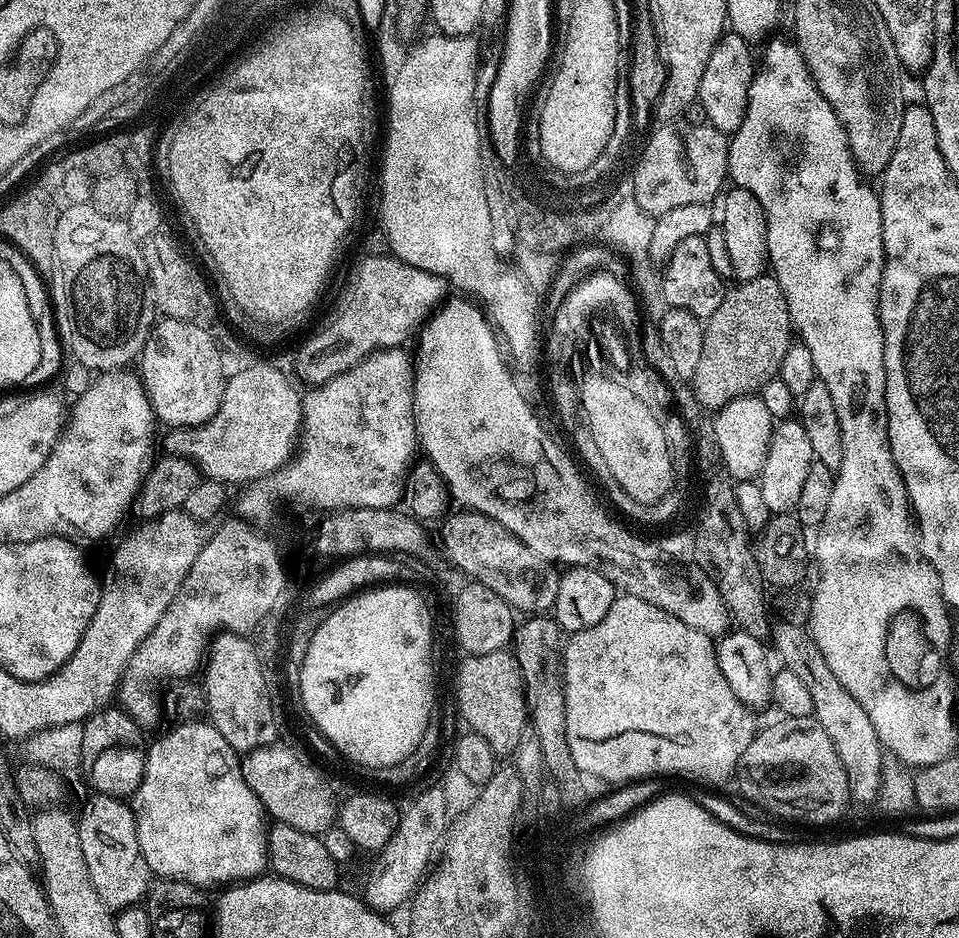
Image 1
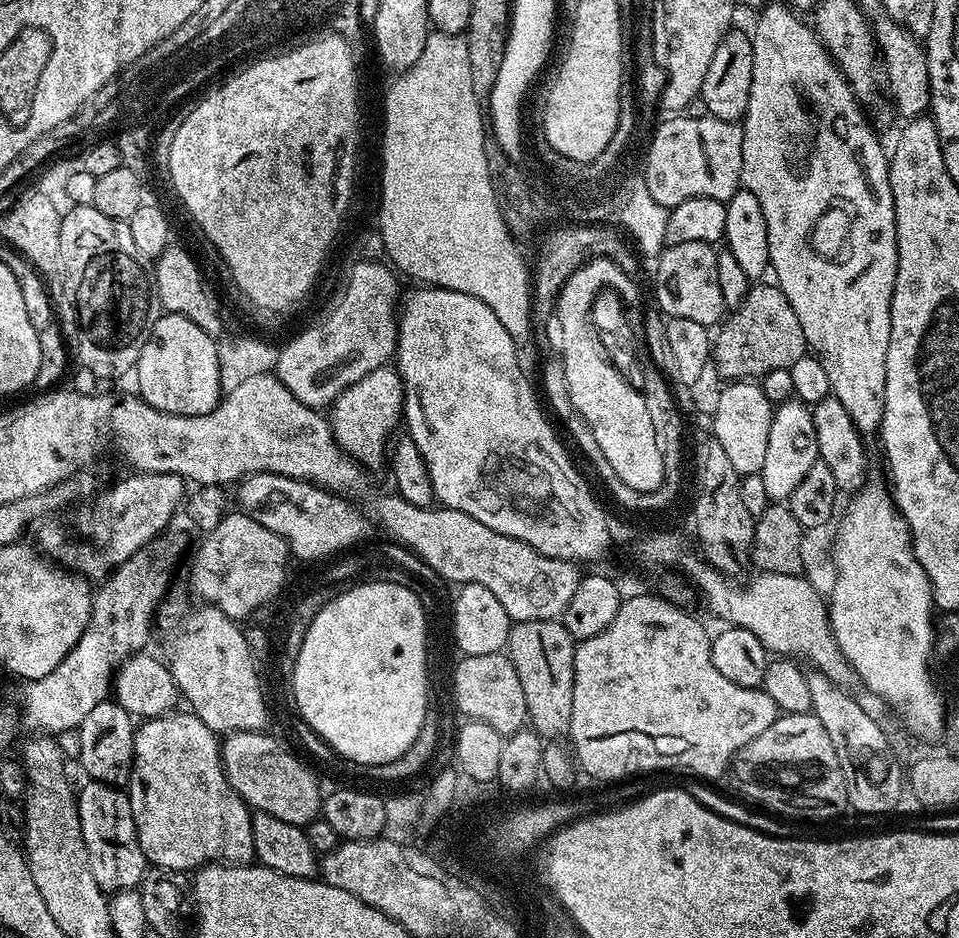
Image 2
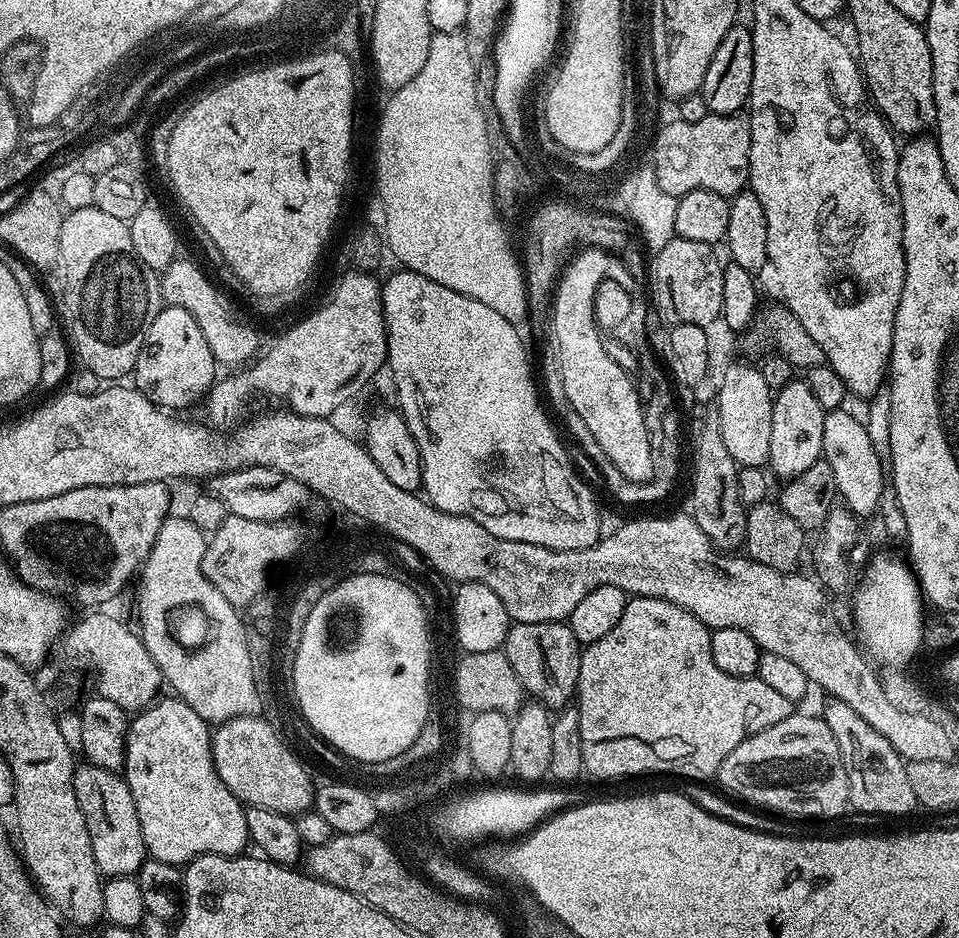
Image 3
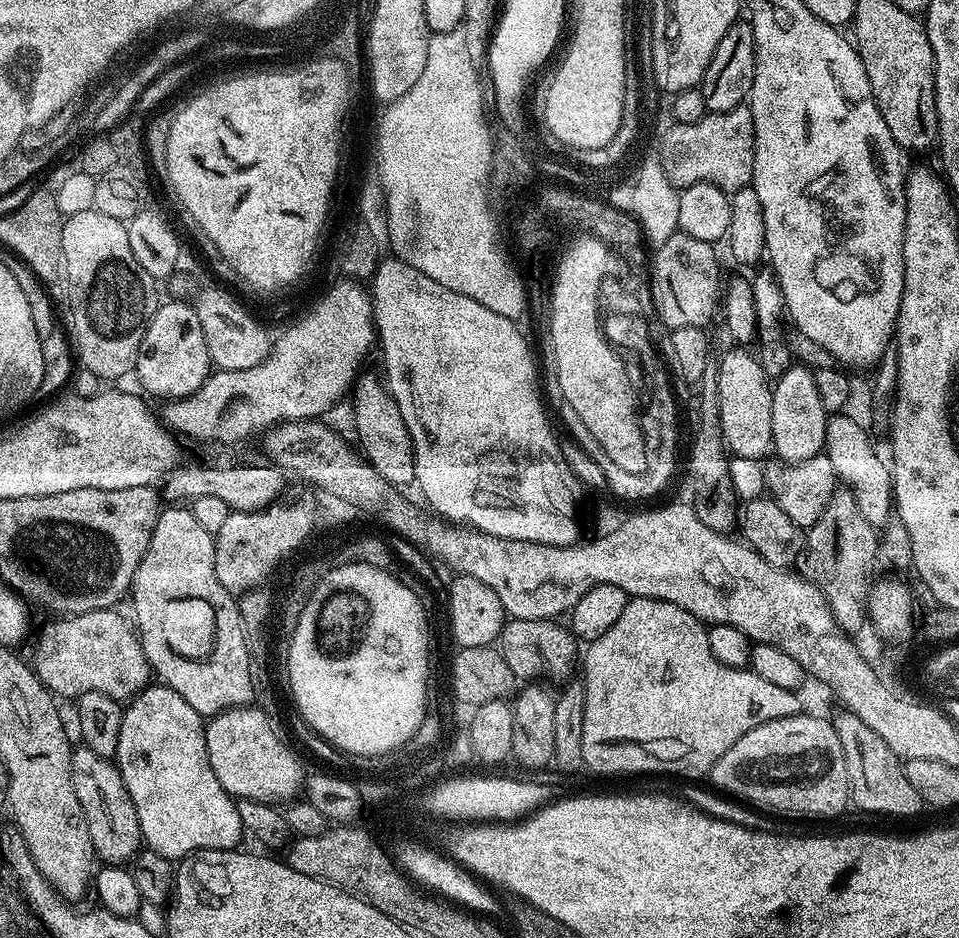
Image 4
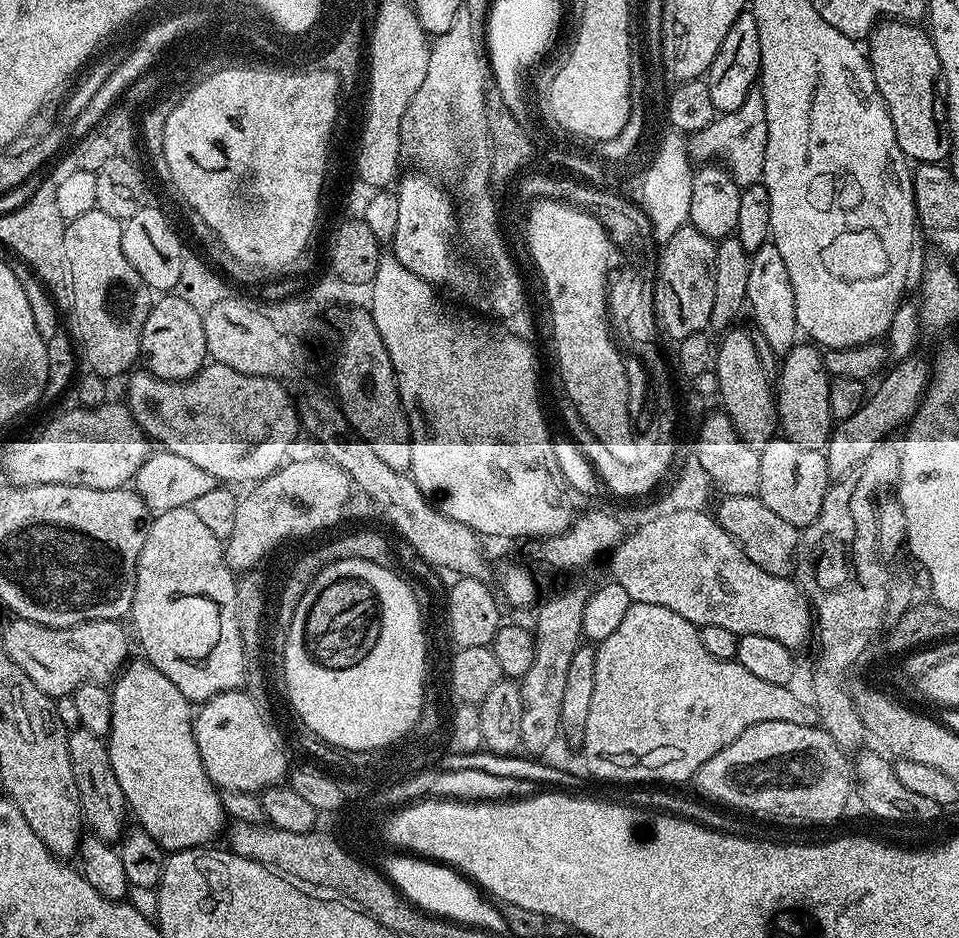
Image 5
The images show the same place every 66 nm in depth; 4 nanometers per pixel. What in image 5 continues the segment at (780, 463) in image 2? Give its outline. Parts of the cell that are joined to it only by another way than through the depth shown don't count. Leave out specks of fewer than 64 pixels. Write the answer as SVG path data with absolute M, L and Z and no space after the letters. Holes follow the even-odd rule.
M798 342L782 358L774 386L778 428L787 439L807 448L827 445L834 421L830 414L830 375L824 365L824 352L815 343Z

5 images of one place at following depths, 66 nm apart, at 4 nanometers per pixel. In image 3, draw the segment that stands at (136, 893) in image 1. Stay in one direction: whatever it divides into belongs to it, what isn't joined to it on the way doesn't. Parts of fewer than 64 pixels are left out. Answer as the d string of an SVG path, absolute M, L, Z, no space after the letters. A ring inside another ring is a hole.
M89 762L83 766L85 768L75 769L72 785L78 806L82 806L82 814L86 818L86 830L90 830L90 846L94 850L96 869L104 878L135 877L146 859L146 849L130 786L120 772L102 770Z

